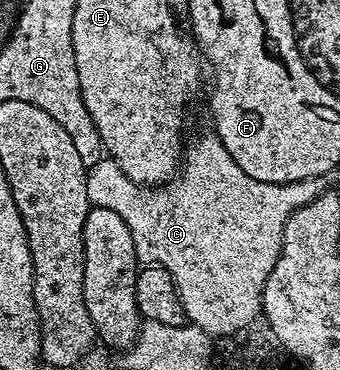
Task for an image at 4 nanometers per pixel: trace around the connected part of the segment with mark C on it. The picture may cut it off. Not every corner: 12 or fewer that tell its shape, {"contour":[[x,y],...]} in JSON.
{"contour":[[214,133],[177,174],[87,168],[212,337],[260,318],[293,212],[323,179],[249,177]]}

